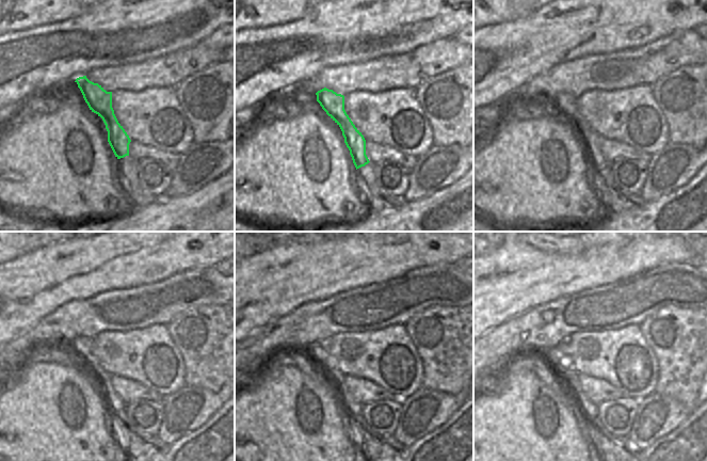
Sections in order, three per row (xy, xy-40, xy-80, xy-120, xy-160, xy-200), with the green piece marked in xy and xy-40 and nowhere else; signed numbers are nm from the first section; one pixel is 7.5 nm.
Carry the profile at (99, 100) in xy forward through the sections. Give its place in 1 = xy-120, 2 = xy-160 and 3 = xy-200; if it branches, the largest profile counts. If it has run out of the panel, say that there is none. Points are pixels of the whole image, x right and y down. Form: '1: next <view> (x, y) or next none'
1: next xy-120 (117, 407)
2: next xy-160 (354, 410)
3: next xy-200 (591, 411)

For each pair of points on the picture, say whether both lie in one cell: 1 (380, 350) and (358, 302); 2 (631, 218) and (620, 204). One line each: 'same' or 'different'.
1: different
2: different

